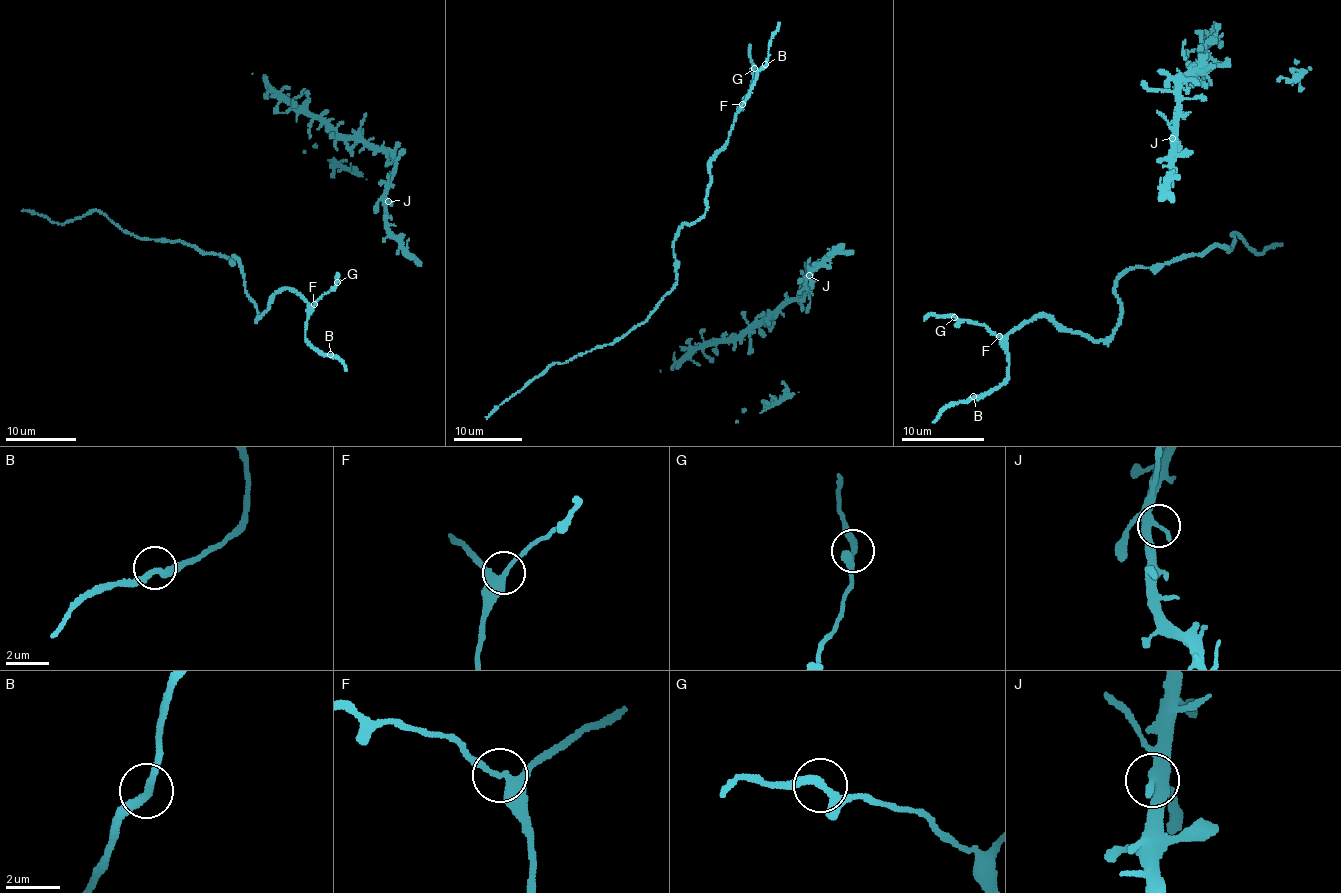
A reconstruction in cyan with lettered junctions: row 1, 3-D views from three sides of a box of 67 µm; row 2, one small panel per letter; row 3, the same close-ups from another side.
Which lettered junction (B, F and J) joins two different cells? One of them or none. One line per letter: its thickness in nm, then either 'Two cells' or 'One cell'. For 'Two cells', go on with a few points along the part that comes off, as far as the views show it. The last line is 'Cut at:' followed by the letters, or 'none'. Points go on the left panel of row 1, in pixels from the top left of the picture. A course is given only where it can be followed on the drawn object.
B: Thickness 280 nm. One cell
F: Thickness 280 nm. One cell
J: Thickness 320 nm. One cell
Cut at: none

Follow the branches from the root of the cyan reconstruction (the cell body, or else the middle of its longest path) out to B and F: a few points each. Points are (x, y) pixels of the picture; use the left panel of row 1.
B: (235, 259), (257, 317), (279, 290), (298, 292), (307, 303), (305, 340), (330, 354)
F: (235, 259), (257, 317), (279, 290), (298, 292), (314, 304)

